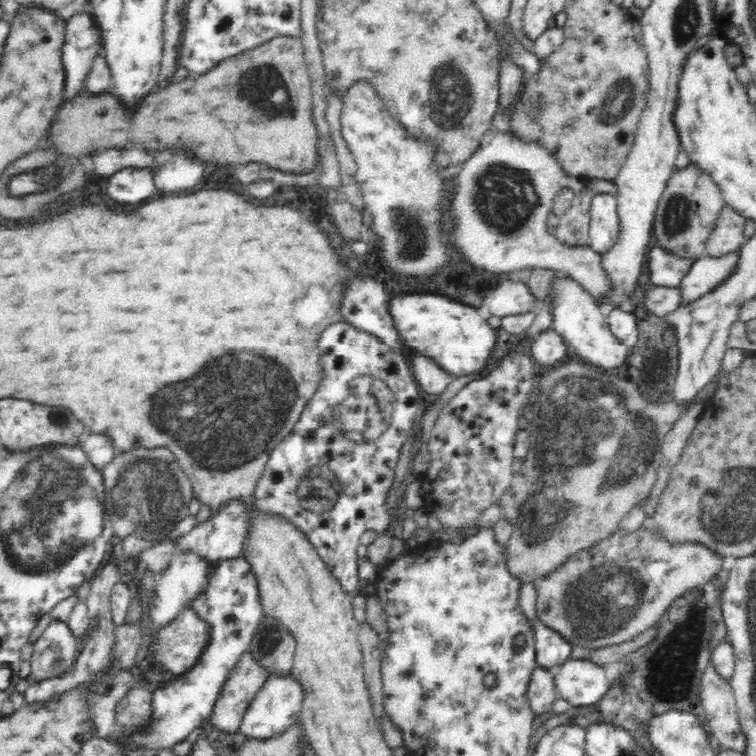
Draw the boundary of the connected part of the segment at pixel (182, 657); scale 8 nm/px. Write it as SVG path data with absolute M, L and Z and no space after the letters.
M185 608L168 625L155 630L148 650L168 674L180 675L196 664L208 637L209 628L194 611Z

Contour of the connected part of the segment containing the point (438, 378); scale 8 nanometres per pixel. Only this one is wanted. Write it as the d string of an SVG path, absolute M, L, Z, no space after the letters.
M416 355L409 365L413 378L426 394L440 394L450 384L451 375L426 356Z

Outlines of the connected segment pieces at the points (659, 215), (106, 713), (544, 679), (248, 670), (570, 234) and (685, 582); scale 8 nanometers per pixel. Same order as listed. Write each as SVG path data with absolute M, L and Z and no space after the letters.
M694 163L677 169L668 178L666 188L659 200L652 227L655 246L668 253L694 262L706 255L705 244L720 220L720 212L728 206L720 187L714 179Z
M106 561L91 580L90 594L84 601L87 604L91 624L86 634L88 640L80 656L76 657L76 664L73 664L72 668L62 676L42 678L24 692L24 700L28 704L36 704L36 702L43 704L66 692L81 692L81 695L85 696L89 726L92 726L96 736L105 739L114 739L119 736L119 726L115 721L118 704L130 694L130 689L134 690L136 685L128 668L116 667L114 655L116 625L111 613L111 595L119 581L121 581L121 575L118 566Z
M536 669L532 673L531 683L527 689L530 705L532 705L536 715L541 715L544 712L550 714L554 702L562 698L559 689L556 688L553 669Z
M246 651L228 675L208 723L218 731L236 733L252 700L269 678L250 651Z
M582 188L572 199L570 206L559 215L554 236L566 246L586 245L589 240L590 207L596 196L589 188Z
M644 527L632 534L616 531L608 540L597 541L589 552L580 552L568 560L560 570L535 584L537 618L547 628L558 632L572 645L597 649L601 646L632 641L654 626L665 610L685 593L705 586L722 568L724 559L710 552L704 545L684 543L672 546L657 536L651 536Z

